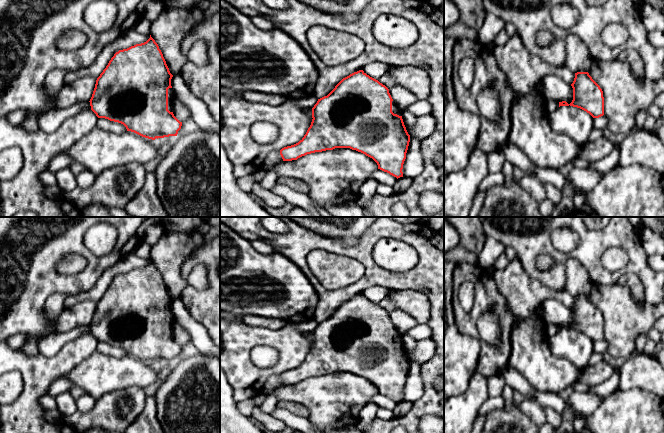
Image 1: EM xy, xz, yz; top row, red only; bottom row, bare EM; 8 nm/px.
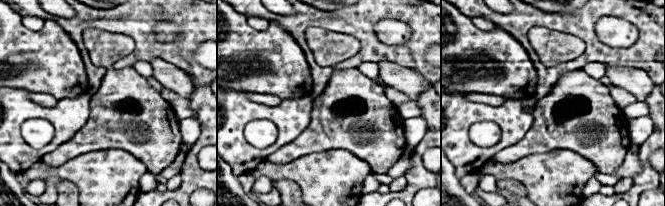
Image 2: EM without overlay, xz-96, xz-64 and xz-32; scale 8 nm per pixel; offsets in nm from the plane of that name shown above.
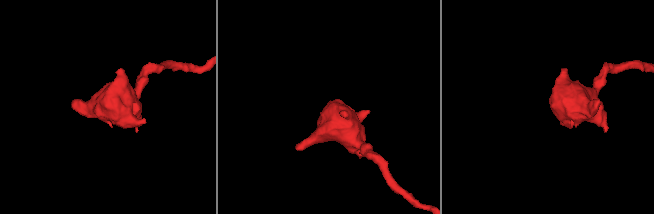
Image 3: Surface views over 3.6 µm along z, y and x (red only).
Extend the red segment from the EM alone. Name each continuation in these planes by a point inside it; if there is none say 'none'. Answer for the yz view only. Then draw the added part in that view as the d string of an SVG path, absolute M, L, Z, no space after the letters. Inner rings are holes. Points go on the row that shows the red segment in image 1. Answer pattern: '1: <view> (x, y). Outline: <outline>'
none

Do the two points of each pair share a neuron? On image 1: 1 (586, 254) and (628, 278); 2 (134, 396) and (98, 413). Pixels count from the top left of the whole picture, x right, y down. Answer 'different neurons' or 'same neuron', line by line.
1: different neurons
2: same neuron

